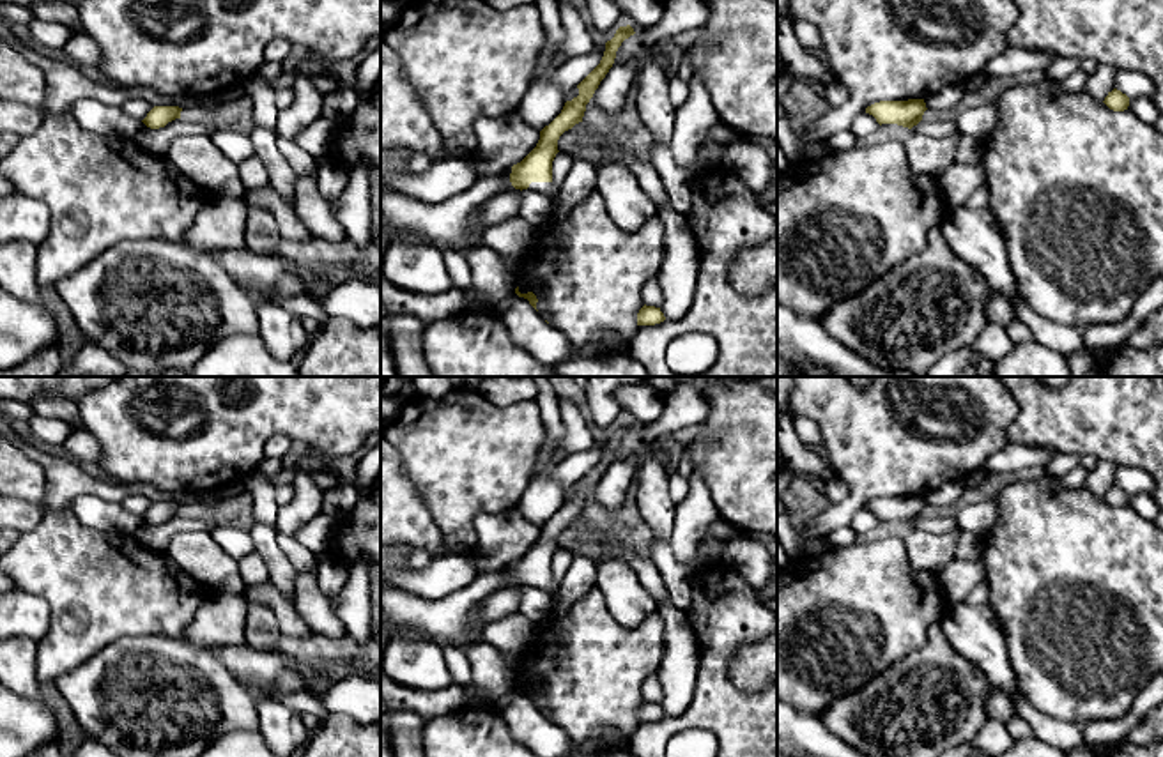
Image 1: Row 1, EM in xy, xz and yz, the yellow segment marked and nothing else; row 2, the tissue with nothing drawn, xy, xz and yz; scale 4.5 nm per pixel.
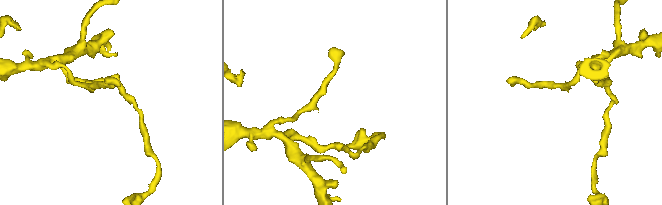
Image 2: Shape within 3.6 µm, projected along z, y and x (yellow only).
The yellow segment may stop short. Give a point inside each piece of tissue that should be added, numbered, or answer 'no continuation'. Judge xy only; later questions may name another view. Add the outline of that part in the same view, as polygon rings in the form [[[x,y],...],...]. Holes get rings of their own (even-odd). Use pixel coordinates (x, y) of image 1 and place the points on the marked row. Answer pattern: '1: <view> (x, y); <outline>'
1: xy (156, 142); [[[175,119],[159,129],[147,129],[145,133],[138,133],[135,141],[154,156],[166,156],[170,143],[179,136],[191,134],[212,134],[214,131],[204,124]]]

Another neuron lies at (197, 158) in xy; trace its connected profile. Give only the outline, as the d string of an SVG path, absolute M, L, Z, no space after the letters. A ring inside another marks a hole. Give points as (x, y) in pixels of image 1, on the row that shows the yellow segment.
M209 134L175 138L166 150L166 157L186 179L209 195L243 198L246 191L237 164L218 150Z

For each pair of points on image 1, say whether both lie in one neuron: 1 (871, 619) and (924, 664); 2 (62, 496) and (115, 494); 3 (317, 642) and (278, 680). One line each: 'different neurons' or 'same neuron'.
1: different neurons
2: same neuron
3: different neurons

